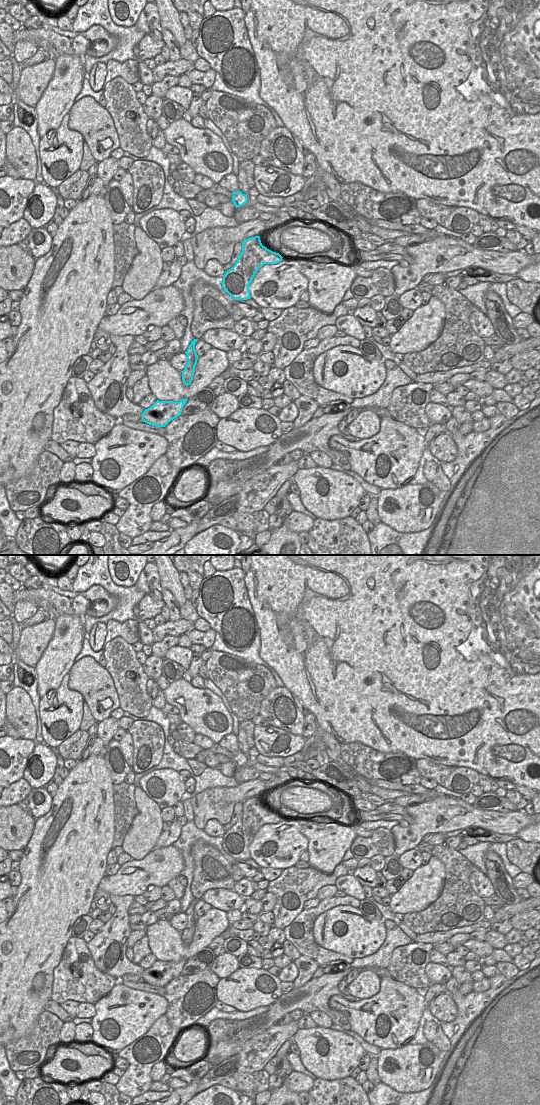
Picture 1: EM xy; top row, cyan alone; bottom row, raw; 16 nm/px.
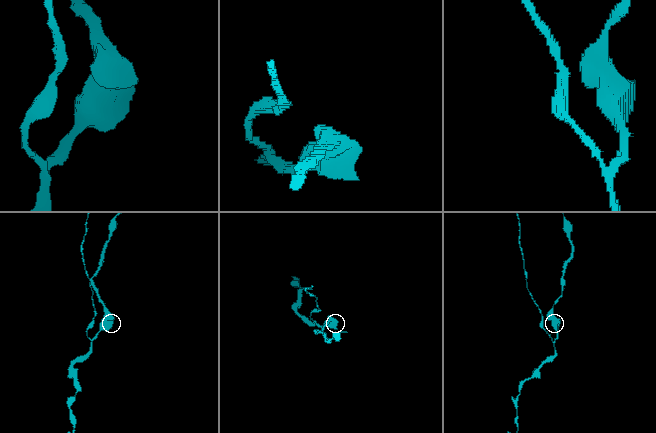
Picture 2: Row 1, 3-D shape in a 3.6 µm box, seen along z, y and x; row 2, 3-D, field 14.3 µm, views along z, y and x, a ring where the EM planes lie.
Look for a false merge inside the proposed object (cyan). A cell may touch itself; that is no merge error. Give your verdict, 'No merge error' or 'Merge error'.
Merge error.

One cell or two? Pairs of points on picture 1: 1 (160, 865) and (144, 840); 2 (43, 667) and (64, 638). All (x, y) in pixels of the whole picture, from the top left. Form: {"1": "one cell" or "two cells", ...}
{"1": "two cells", "2": "one cell"}

